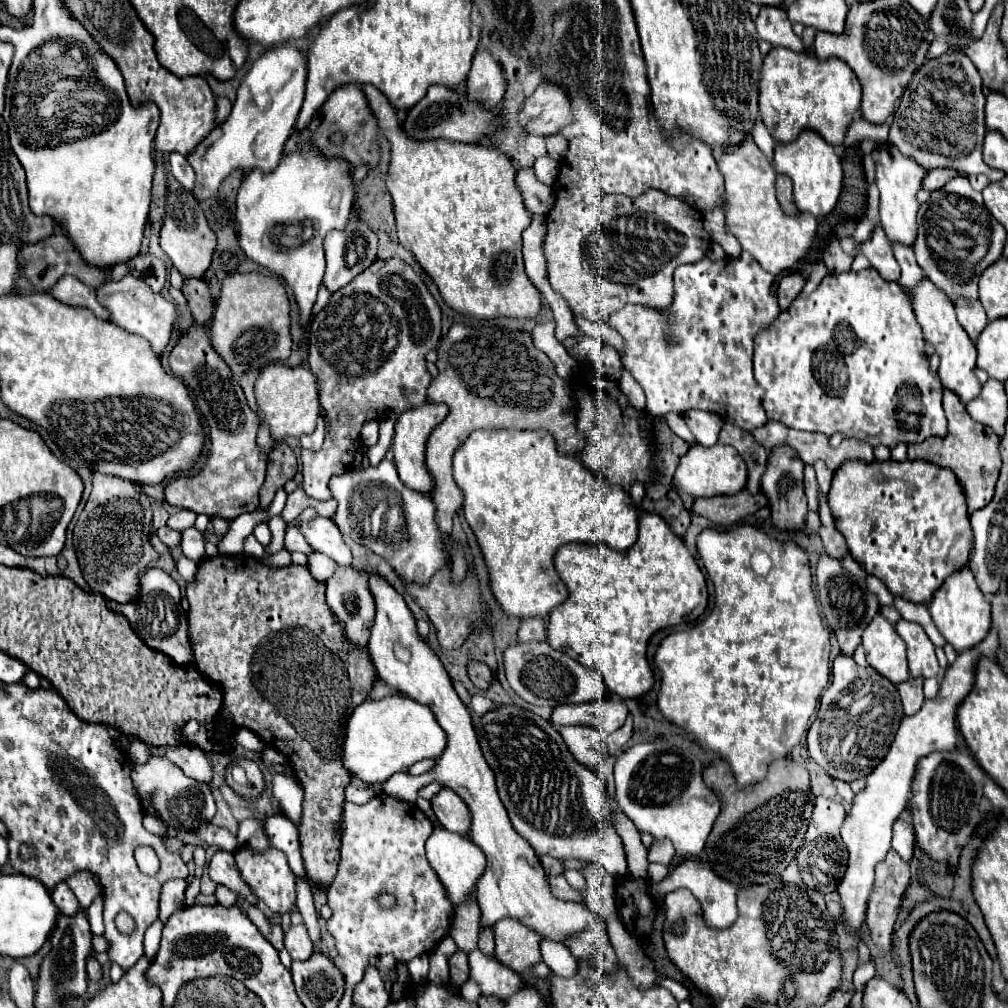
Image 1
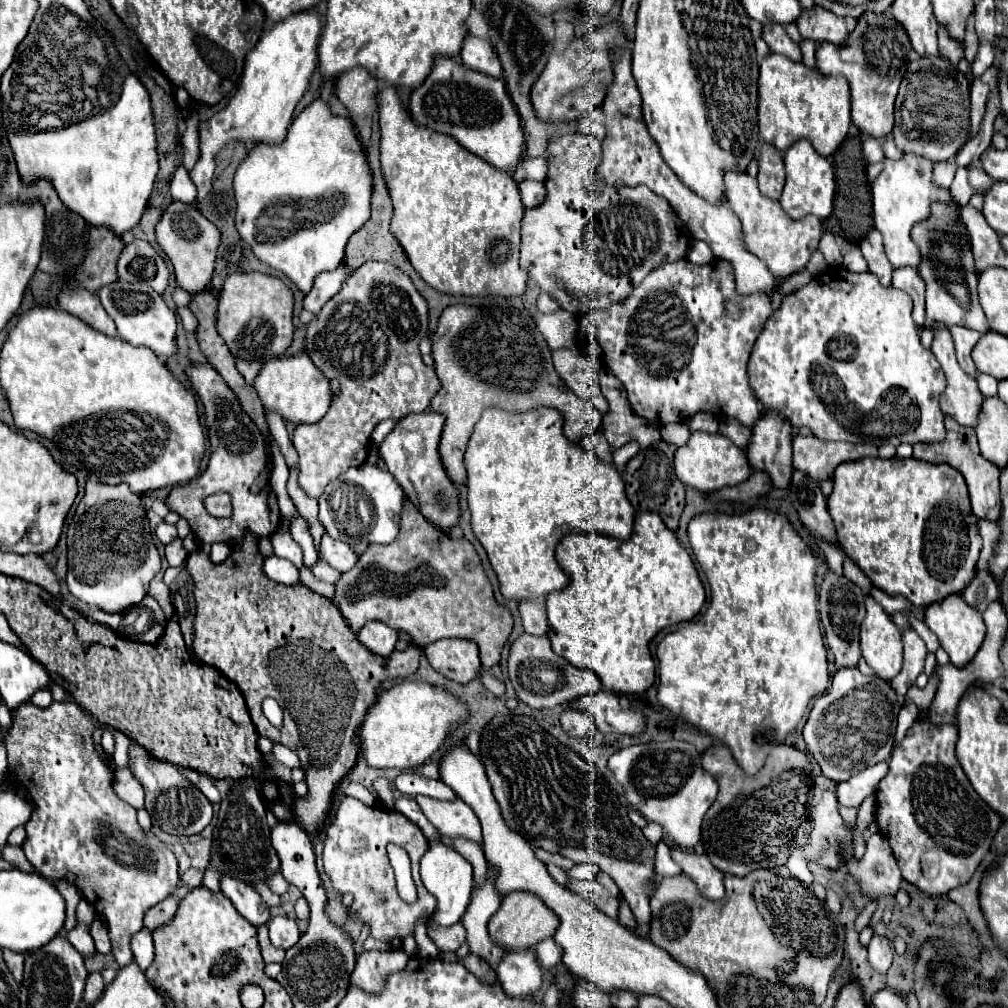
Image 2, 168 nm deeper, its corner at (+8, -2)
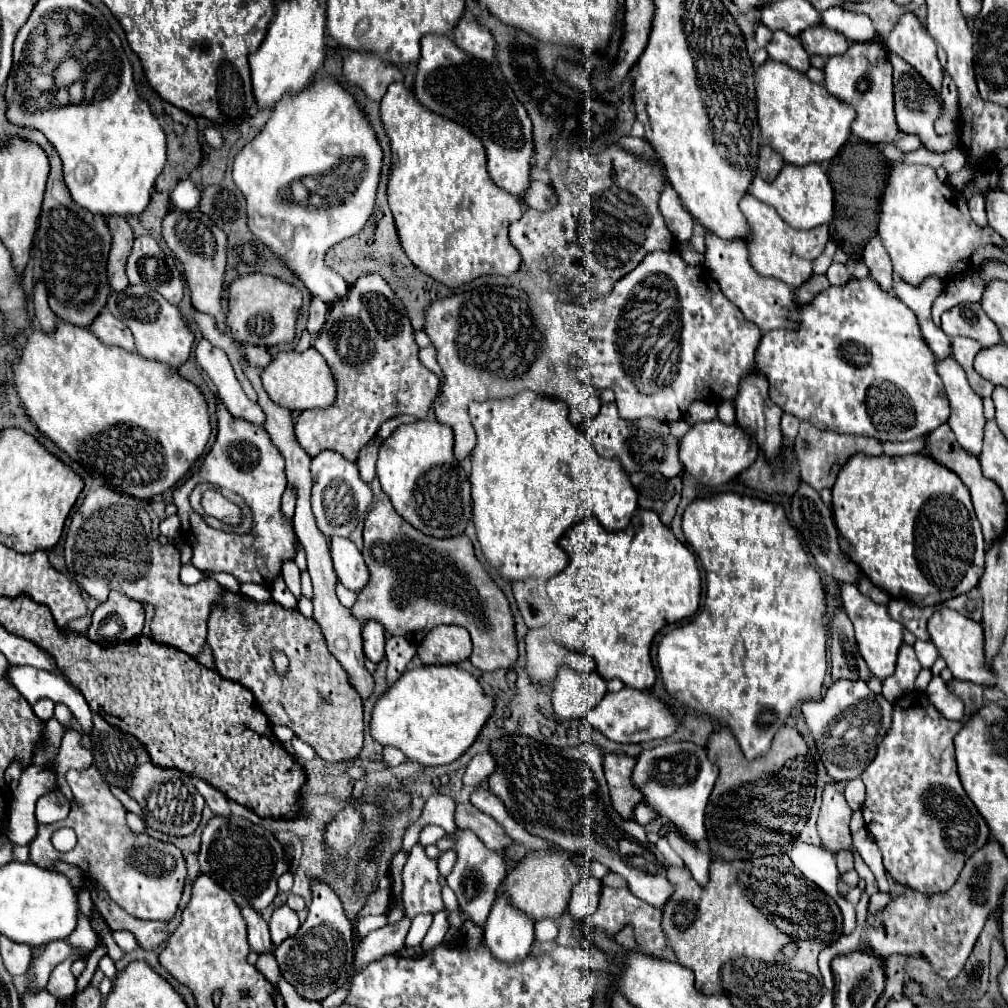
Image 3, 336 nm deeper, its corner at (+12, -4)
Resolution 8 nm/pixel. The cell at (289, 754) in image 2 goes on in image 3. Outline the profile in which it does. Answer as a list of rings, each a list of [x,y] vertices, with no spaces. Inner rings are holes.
[[[293,738],[293,756],[295,756],[297,760],[311,760],[311,758],[315,758],[317,754],[315,754],[315,750],[311,748],[311,744],[303,742],[301,738]]]

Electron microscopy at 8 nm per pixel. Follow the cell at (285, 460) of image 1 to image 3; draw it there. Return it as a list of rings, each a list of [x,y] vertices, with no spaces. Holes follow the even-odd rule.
[[[227,592],[227,596],[223,598],[223,606],[211,612],[207,644],[213,650],[217,672],[223,678],[241,682],[245,688],[249,688],[273,726],[281,724],[291,728],[301,740],[309,742],[323,760],[337,760],[337,762],[355,760],[355,756],[361,752],[363,700],[355,692],[355,688],[349,684],[349,676],[339,664],[339,660],[335,660],[335,656],[329,654],[325,638],[313,620],[305,618],[301,612],[283,610],[279,604],[273,604],[273,602],[255,604],[249,598]],[[273,648],[285,652],[287,658],[291,660],[289,674],[285,678],[279,678],[273,668],[273,660],[271,660]]]

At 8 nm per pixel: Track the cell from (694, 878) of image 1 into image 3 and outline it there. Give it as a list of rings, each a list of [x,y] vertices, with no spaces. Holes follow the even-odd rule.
[[[671,830],[667,834],[667,840],[671,844],[671,848],[683,858],[685,866],[691,870],[693,878],[699,884],[707,884],[709,880],[709,864],[711,864],[711,856],[701,852],[693,842],[689,842],[687,838],[683,838],[683,834],[679,834],[677,830]]]

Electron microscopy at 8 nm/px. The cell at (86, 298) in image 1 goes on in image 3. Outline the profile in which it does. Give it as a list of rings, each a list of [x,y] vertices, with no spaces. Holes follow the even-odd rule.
[[[103,310],[95,322],[89,326],[89,330],[109,346],[121,346],[129,352],[135,352],[135,340],[131,338],[131,330],[127,330],[125,322],[119,322],[115,316],[111,316],[107,310]]]

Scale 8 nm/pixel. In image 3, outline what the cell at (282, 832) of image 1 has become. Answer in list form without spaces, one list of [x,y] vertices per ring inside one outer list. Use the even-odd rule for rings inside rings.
[[[313,882],[313,902],[307,922],[293,938],[275,948],[275,960],[281,974],[309,1000],[327,998],[349,978],[353,968],[353,926],[345,918],[343,906],[329,884]]]

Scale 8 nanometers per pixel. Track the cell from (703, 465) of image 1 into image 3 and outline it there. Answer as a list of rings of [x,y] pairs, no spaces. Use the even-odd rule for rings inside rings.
[[[719,418],[711,422],[693,424],[691,430],[681,438],[679,448],[679,458],[683,462],[685,472],[707,486],[719,486],[733,480],[755,462],[757,454],[759,446],[755,442],[755,436],[751,436],[737,424],[723,424]]]

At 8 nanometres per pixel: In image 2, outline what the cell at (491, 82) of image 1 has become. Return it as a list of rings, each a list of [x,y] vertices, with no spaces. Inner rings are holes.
[[[467,36],[465,44],[461,48],[461,62],[463,66],[483,72],[485,76],[495,76],[501,78],[501,62],[497,58],[497,54],[493,52],[489,40],[485,38],[477,38],[477,36]]]

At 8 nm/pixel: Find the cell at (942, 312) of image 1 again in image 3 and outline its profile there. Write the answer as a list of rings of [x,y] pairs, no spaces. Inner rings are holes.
[[[953,358],[937,362],[937,372],[951,402],[951,416],[947,424],[953,430],[959,446],[971,456],[979,458],[985,430],[981,398],[971,390],[963,368]]]

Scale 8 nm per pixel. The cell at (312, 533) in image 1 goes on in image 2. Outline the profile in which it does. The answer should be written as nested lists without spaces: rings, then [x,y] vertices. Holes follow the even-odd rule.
[[[327,532],[323,534],[321,544],[319,544],[319,558],[339,572],[351,570],[357,562],[357,554],[351,550],[351,546],[347,546],[345,542],[333,540]]]

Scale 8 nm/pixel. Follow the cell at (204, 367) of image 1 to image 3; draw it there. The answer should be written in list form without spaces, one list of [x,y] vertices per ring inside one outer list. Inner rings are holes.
[[[217,404],[217,420],[219,434],[211,452],[203,460],[199,472],[193,474],[173,494],[173,502],[179,508],[181,534],[189,538],[189,542],[193,542],[193,566],[209,572],[227,572],[235,576],[239,584],[255,582],[271,588],[275,578],[281,574],[283,562],[293,560],[297,552],[297,536],[293,532],[293,524],[281,512],[281,494],[287,488],[285,462],[263,428],[251,422],[243,422],[239,418],[231,418],[223,404]],[[201,482],[211,482],[219,488],[237,490],[239,496],[253,510],[253,530],[245,536],[237,536],[209,528],[201,520],[201,516],[189,506],[189,494]]]

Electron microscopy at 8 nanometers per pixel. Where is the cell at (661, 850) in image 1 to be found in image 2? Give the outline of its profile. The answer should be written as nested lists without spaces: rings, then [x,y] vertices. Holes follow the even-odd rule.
[[[647,824],[643,828],[643,834],[651,844],[657,844],[663,838],[663,828],[658,824]]]

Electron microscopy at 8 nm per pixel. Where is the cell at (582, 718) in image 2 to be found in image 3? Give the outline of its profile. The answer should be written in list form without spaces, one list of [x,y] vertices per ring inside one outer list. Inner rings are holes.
[[[559,666],[553,682],[553,708],[561,718],[585,716],[607,692],[607,682],[597,670],[579,674],[569,666]]]

